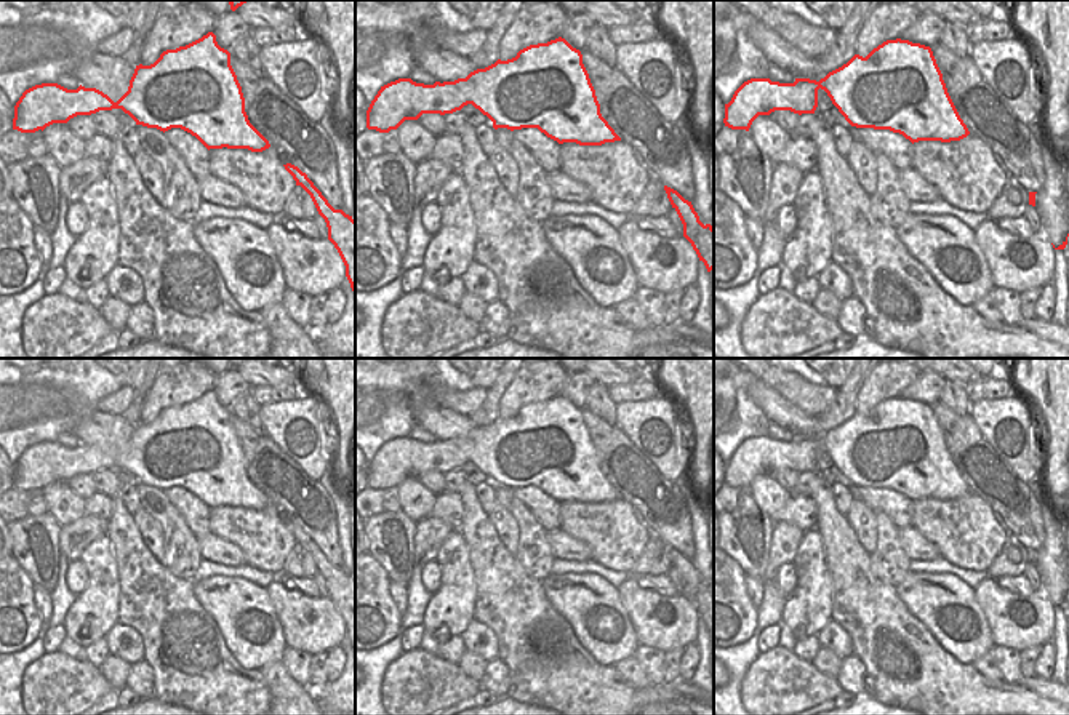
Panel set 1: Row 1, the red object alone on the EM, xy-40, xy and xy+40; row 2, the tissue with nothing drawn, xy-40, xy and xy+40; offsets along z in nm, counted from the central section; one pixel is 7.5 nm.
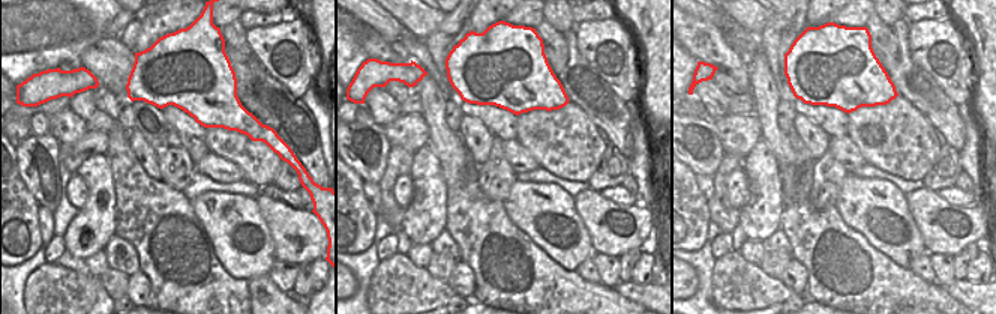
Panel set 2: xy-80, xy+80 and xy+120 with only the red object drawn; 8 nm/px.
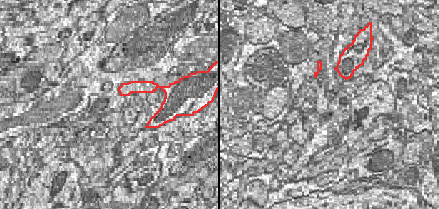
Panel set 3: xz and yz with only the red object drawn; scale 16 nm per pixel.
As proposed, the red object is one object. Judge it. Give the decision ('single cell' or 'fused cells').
single cell

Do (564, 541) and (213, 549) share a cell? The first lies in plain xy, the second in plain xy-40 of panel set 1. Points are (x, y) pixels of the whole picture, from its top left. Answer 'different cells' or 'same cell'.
same cell

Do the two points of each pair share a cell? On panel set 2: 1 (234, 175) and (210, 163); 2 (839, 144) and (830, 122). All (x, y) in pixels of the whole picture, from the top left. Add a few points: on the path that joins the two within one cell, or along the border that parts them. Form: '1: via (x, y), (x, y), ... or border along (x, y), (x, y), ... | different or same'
1: via (228, 173), (216, 169) | same
2: border along (831, 135), (846, 137) | different

